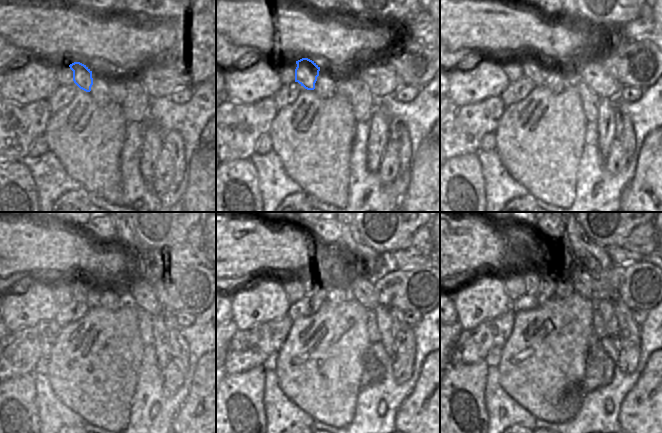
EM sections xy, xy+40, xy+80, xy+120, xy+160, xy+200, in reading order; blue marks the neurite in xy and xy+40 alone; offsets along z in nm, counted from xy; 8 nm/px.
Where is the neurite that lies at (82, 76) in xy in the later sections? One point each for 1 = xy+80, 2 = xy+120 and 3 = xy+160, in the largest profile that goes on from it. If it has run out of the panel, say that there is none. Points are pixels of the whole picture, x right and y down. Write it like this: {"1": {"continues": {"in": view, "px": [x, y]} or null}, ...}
{"1": {"continues": {"in": "xy+80", "px": [530, 68]}}, "2": {"continues": {"in": "xy+120", "px": [80, 289]}}, "3": {"continues": {"in": "xy+160", "px": [307, 277]}}}

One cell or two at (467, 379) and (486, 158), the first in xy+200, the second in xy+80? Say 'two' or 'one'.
two

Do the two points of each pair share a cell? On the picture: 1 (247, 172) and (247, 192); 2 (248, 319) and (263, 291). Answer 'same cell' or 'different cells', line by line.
1: same cell
2: same cell

